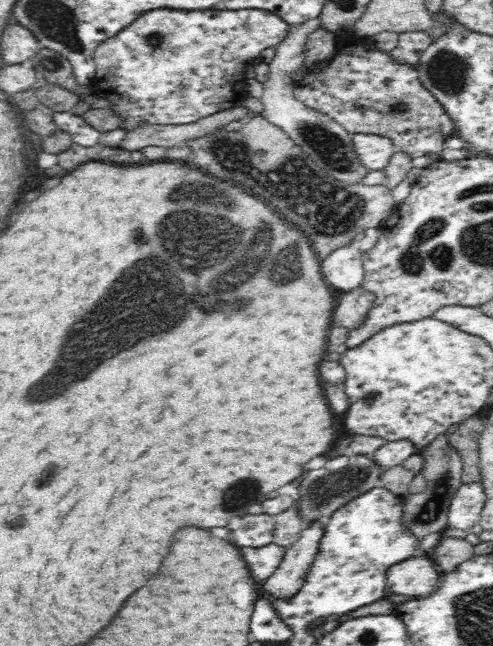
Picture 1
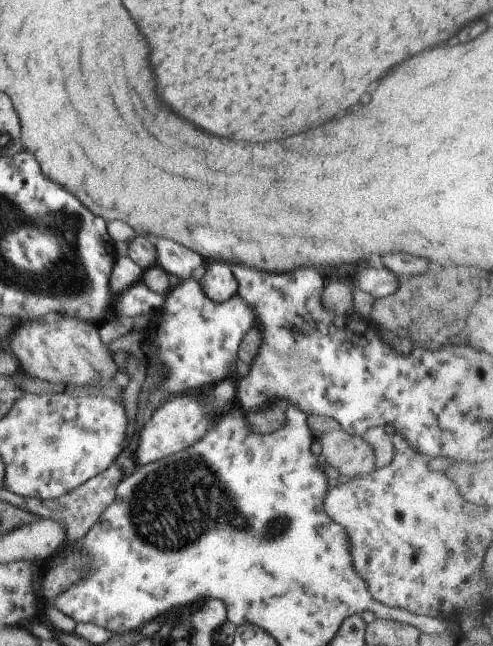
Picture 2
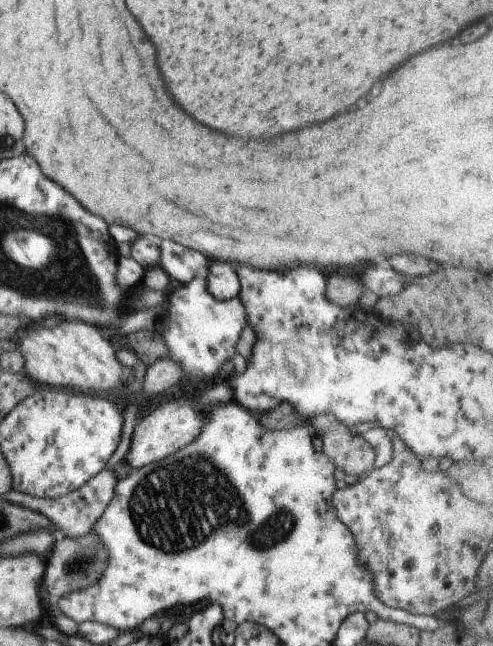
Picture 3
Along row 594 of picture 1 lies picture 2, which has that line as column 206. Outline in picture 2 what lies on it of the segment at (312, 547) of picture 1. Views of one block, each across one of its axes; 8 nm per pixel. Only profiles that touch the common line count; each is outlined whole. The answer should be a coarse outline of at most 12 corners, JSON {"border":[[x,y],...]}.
{"border":[[212,262],[200,282],[215,301],[237,294],[238,281],[224,262]]}

